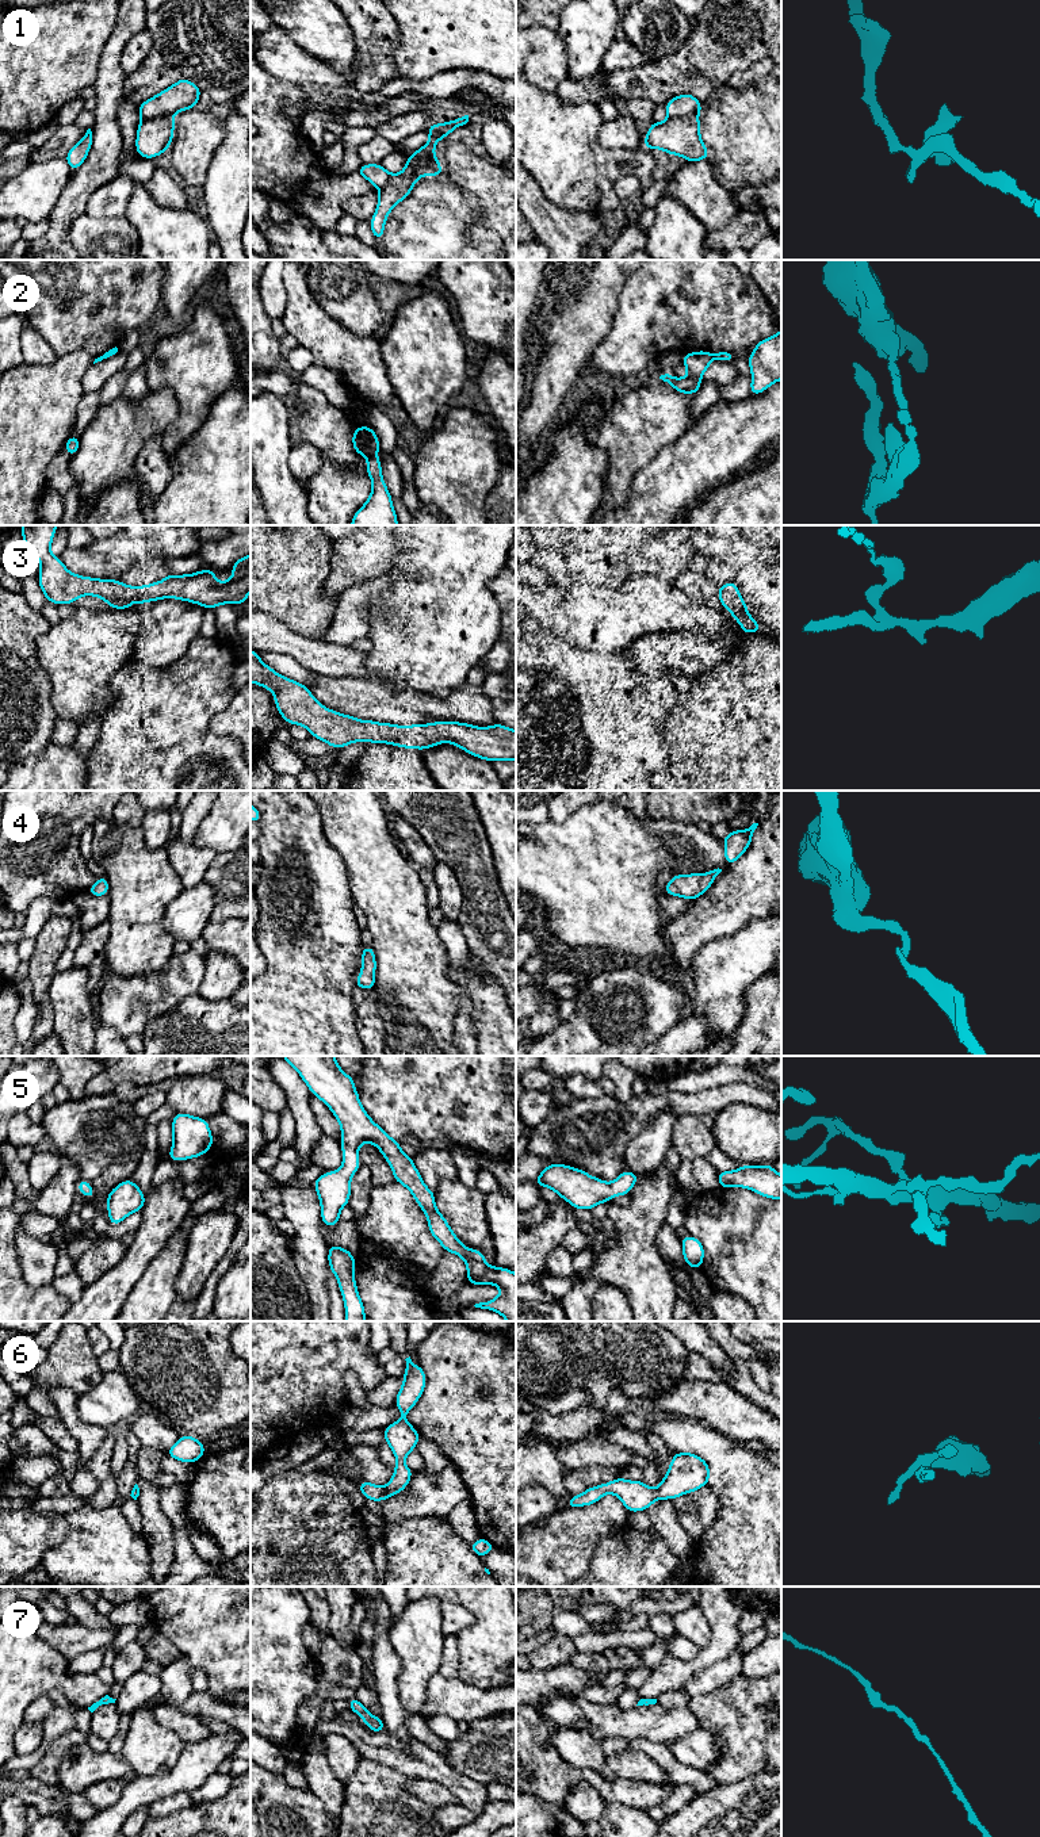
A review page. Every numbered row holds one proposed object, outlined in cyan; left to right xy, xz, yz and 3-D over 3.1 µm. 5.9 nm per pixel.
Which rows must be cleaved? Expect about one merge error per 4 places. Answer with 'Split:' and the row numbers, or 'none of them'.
Split: 1, 2

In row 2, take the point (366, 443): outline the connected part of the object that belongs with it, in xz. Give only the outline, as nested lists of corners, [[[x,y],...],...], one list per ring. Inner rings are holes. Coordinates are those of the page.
[[[368,425],[353,428],[352,444],[355,452],[366,458],[379,453],[379,439]]]

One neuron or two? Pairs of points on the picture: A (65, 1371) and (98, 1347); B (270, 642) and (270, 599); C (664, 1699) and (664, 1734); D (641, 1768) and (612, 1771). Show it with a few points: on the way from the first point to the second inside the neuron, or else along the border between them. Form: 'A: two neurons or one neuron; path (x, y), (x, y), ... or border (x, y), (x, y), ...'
A: two neurons; border (87, 1335), (91, 1350), (98, 1357)
B: two neurons; border (264, 612), (279, 619), (297, 632)
C: two neurons; border (657, 1702), (666, 1707), (677, 1707)
D: one neuron; path (634, 1768), (619, 1768)

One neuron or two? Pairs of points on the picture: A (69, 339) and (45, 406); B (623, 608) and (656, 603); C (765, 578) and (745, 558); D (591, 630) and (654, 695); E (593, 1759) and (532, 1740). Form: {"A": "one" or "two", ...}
{"A": "two", "B": "one", "C": "one", "D": "two", "E": "one"}

